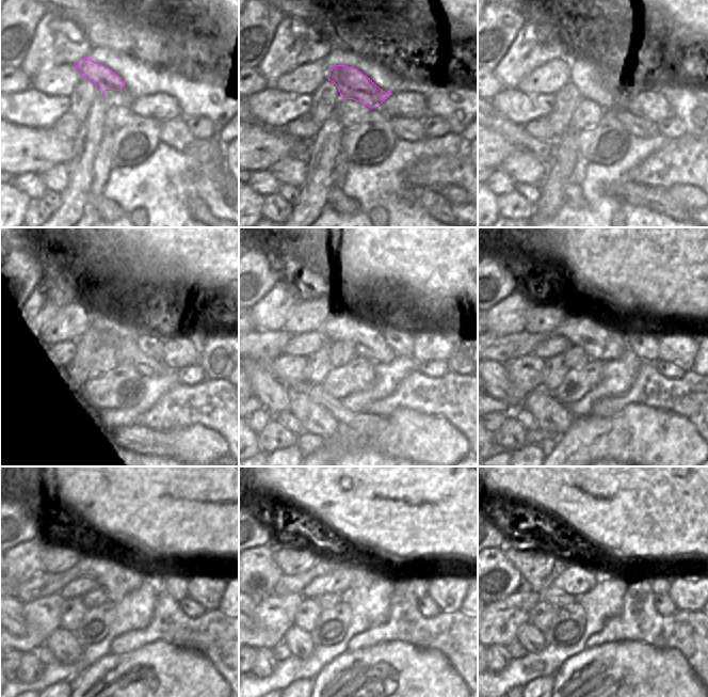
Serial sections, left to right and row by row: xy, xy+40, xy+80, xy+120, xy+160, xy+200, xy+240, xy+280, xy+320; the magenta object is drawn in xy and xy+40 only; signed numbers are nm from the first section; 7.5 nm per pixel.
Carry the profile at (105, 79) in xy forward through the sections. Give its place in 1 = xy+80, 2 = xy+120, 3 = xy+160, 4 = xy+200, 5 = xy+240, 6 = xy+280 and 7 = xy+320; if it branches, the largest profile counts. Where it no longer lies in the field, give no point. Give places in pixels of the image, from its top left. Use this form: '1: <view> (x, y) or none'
1: xy+80 (592, 80)
2: xy+120 (150, 338)
3: xy+160 (401, 339)
4: xy+200 (644, 344)
5: xy+240 (175, 584)
6: xy+280 (419, 584)
7: xy+320 (660, 584)

